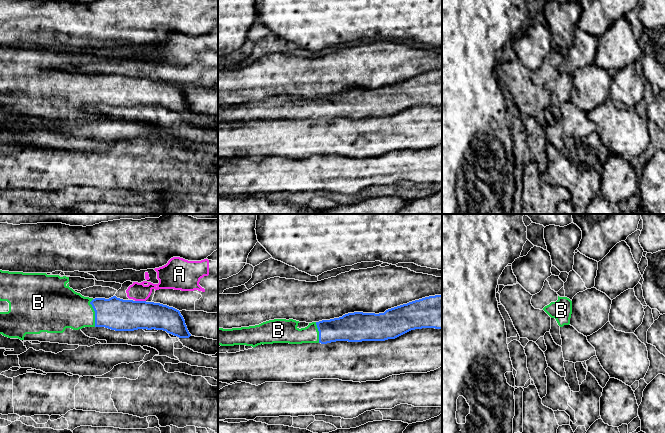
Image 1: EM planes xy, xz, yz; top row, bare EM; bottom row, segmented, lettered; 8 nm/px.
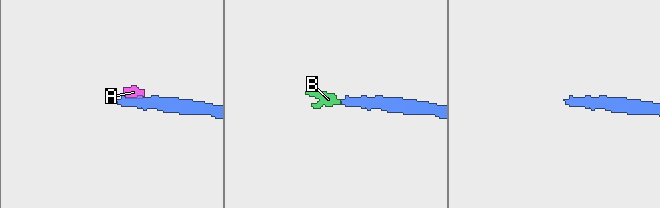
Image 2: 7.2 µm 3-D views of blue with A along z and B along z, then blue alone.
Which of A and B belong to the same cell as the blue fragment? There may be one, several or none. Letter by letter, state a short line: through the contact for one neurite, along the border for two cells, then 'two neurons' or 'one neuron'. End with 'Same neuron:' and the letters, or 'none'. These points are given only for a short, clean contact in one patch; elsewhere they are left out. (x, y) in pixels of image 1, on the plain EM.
A: two neurons
B: line xy (114, 89), (95, 89), (65, 84); one neuron
Same neuron: B

